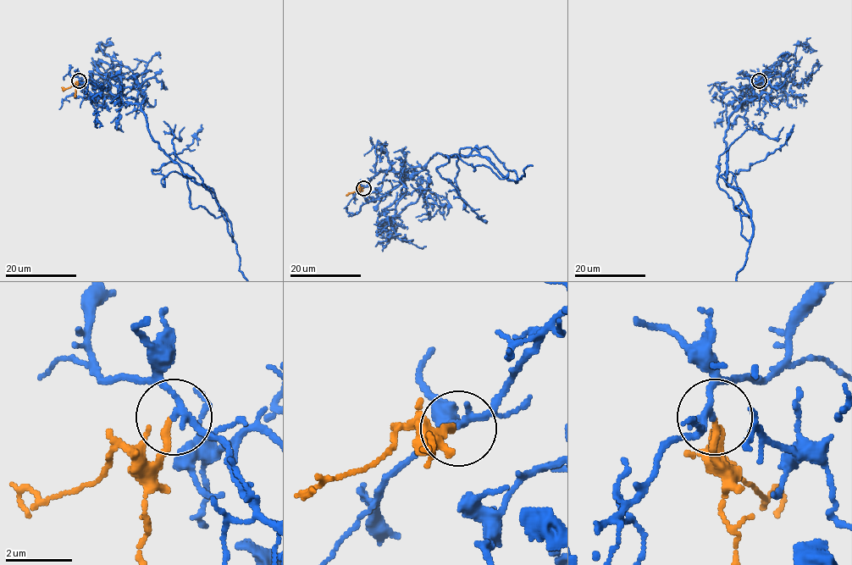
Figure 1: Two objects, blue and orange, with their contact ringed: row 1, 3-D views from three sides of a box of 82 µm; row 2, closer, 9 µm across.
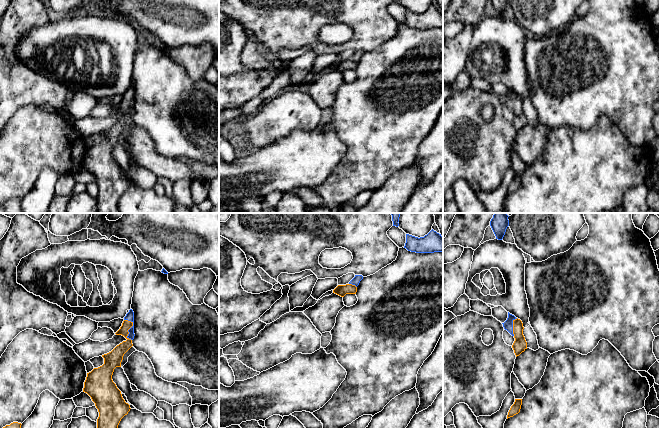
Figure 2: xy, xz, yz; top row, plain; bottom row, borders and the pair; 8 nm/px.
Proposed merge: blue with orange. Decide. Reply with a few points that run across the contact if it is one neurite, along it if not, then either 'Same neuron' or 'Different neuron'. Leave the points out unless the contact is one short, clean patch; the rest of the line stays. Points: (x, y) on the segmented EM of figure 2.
Line: xy (129, 316), (132, 323), (130, 328), (128, 342), (116, 355). Same neuron

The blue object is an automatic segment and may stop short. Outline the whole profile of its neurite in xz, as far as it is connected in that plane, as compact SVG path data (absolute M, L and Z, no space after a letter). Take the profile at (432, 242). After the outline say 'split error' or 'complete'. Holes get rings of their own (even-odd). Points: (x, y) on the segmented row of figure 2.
M433 229L420 238L406 234L404 248L416 253L443 252L443 237Z | complete

